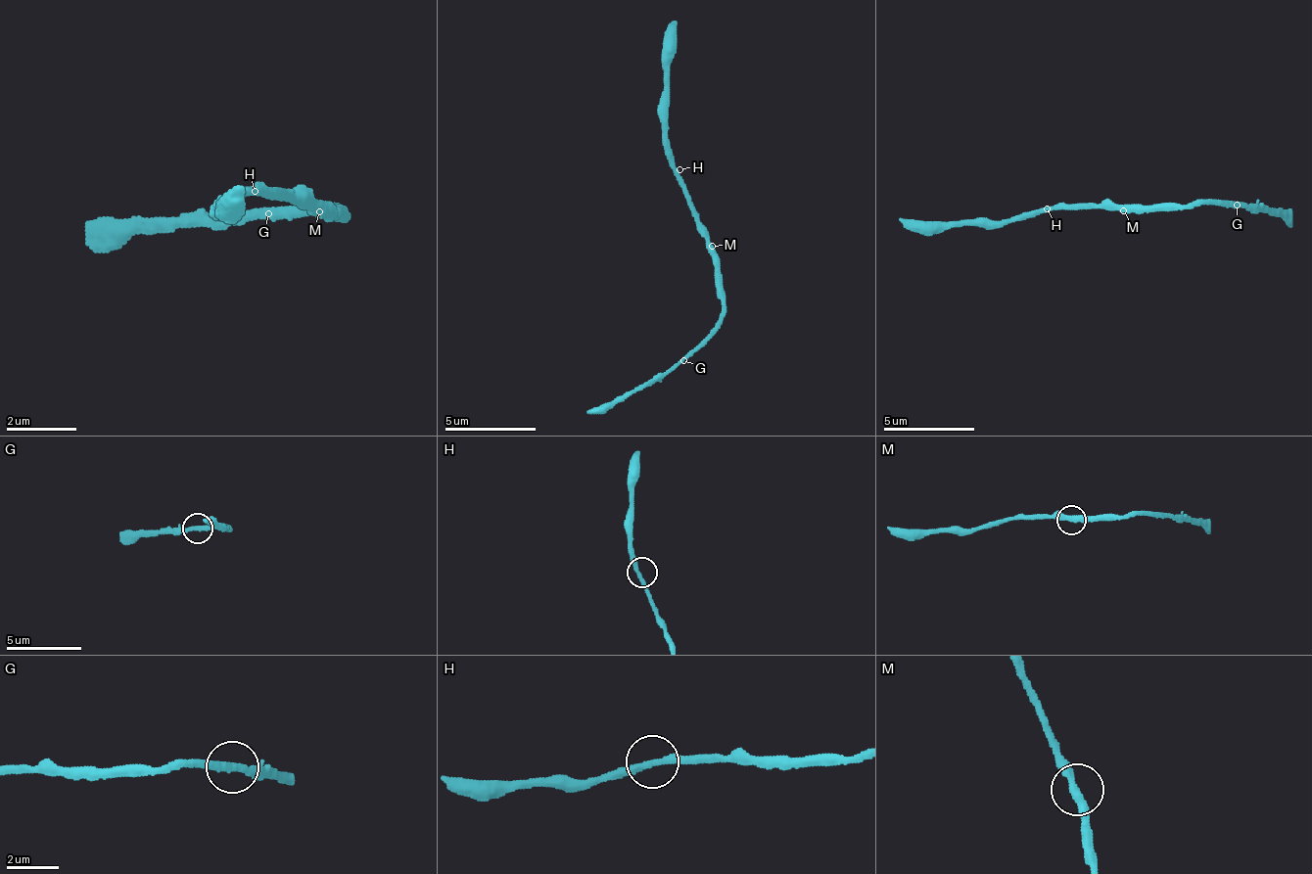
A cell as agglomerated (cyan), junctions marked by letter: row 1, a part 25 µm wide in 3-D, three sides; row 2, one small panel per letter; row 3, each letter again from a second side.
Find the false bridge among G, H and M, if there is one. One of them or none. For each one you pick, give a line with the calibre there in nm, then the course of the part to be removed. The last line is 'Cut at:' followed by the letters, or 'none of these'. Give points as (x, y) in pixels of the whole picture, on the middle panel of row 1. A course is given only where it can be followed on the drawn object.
Cut at: none of these

